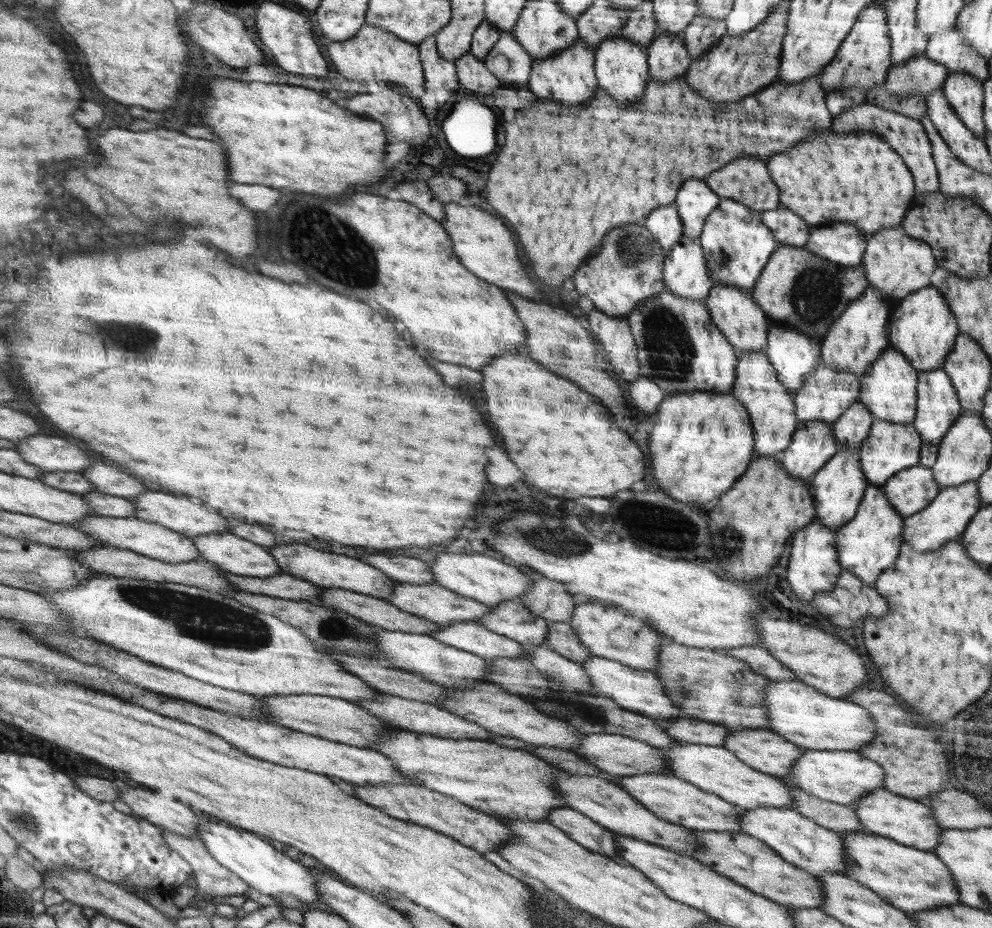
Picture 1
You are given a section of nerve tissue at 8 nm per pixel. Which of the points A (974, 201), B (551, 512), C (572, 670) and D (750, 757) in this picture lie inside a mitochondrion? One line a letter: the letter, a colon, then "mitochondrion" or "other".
A: other
B: mitochondrion
C: other
D: other

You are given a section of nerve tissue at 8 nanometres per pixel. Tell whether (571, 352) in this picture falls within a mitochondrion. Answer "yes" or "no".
no

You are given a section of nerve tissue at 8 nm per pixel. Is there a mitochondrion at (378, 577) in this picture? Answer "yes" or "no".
no

